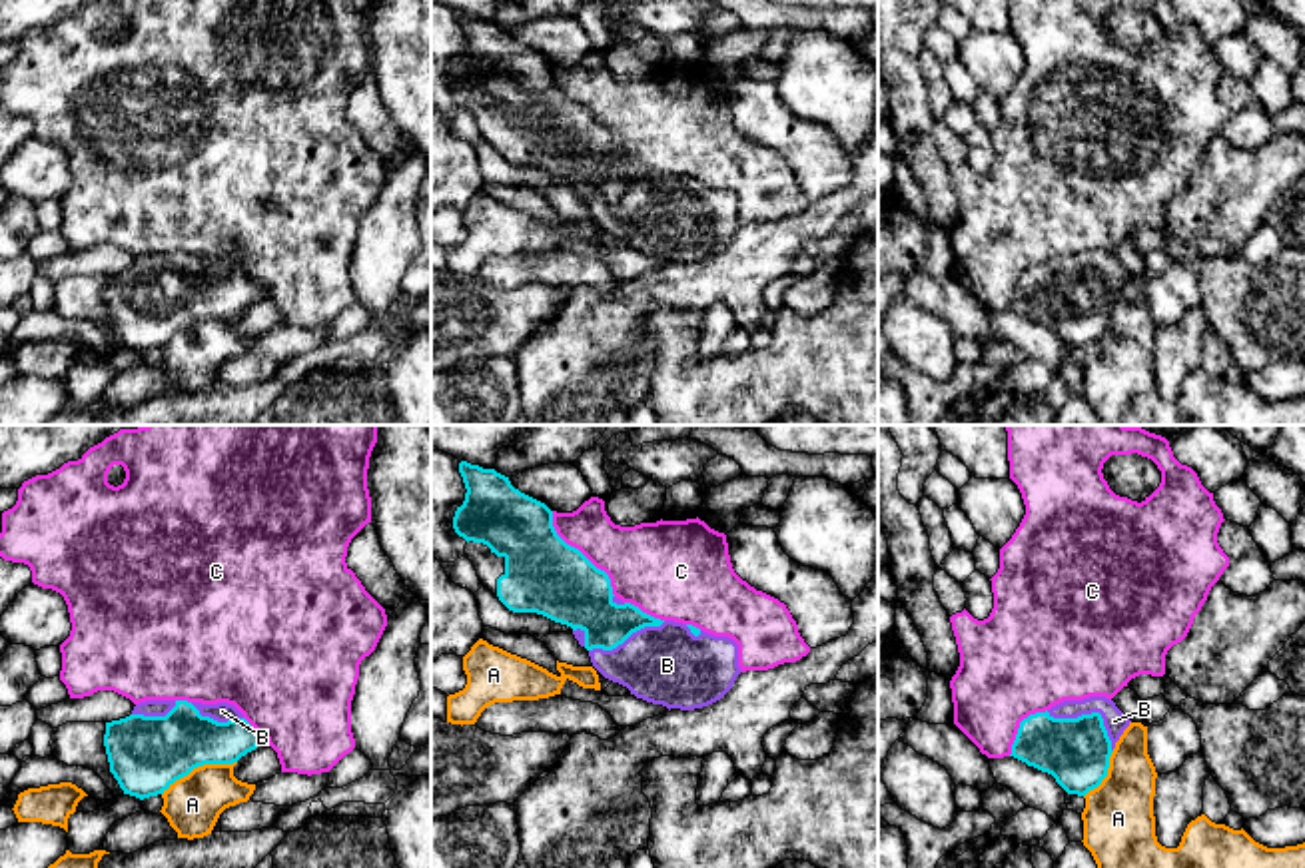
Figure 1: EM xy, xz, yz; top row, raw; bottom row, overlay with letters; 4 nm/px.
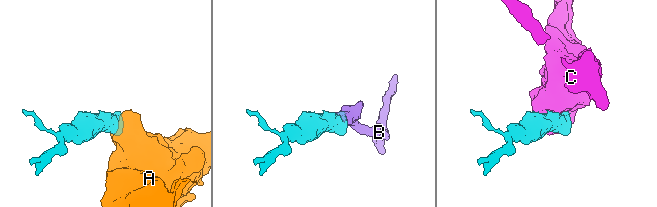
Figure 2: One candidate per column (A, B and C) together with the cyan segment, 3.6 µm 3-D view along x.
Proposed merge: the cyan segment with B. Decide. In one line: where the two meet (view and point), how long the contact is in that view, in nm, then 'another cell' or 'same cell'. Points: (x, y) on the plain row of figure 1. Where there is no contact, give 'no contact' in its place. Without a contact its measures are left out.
contact yz (1092, 266); length 320 nm; same cell

